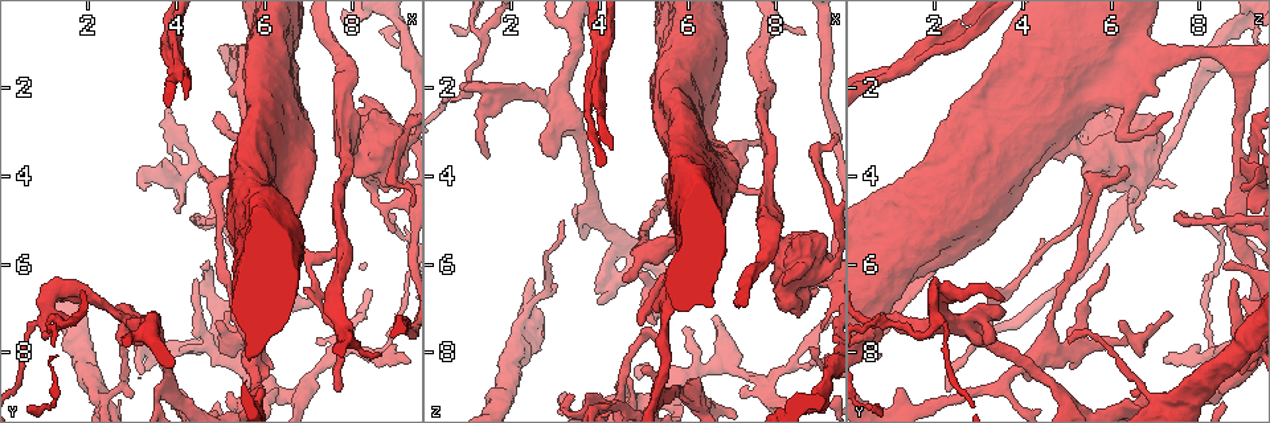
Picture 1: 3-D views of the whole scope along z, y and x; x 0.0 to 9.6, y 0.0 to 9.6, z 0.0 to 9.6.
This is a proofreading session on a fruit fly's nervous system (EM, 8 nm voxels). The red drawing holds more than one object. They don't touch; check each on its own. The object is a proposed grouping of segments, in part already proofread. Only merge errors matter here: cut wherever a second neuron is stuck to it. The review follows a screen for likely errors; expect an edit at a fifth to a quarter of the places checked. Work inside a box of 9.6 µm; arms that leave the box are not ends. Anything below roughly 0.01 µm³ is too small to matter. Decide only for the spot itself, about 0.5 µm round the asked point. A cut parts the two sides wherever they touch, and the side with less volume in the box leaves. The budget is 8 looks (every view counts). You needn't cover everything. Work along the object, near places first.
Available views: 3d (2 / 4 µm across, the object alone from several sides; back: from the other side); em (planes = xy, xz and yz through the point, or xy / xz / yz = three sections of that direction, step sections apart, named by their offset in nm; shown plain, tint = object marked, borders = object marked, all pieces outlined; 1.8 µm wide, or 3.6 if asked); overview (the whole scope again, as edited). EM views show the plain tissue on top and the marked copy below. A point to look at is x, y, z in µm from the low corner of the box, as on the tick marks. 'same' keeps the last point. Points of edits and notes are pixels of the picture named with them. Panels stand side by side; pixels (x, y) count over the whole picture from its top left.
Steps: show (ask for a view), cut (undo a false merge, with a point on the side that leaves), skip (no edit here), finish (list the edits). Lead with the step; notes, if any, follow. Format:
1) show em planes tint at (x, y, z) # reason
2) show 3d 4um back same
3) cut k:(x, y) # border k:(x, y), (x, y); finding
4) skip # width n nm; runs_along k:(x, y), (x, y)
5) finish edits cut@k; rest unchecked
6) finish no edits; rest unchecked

show 3d 4um at (4.05, 1.45, 1.55) # looks like a crossing

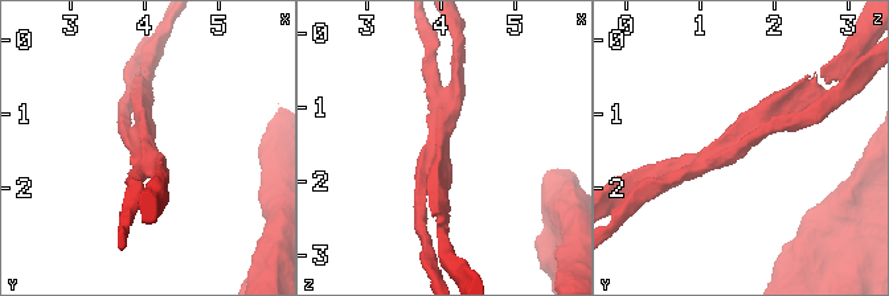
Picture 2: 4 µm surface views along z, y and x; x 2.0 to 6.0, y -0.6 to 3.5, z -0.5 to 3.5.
show em yz step 4 borders at (4.00, 1.40, 1.55) # arms 4

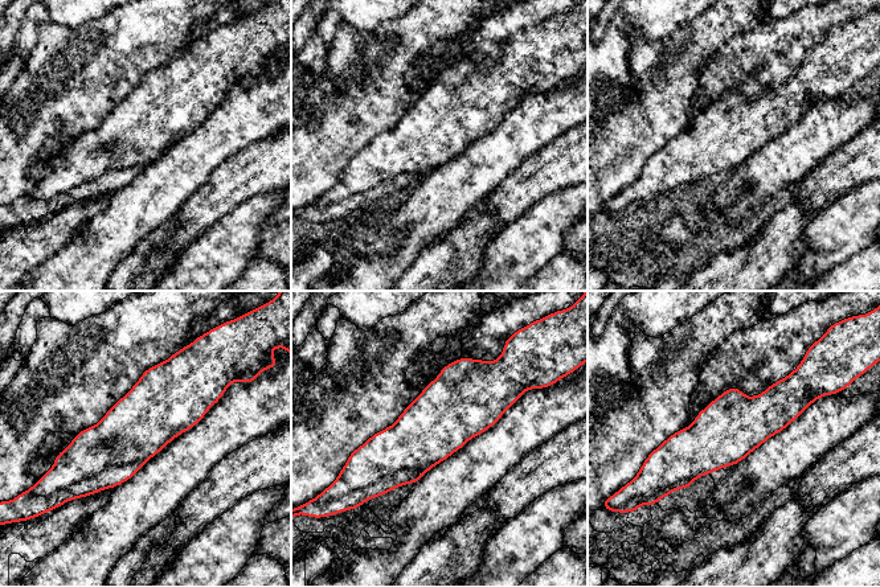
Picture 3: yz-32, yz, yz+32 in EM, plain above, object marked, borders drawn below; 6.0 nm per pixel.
cut 3:(111, 476) # border 3:(147, 459), (107, 464), (66, 489); a second neuron is stuck on

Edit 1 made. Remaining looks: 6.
show overview # redraw

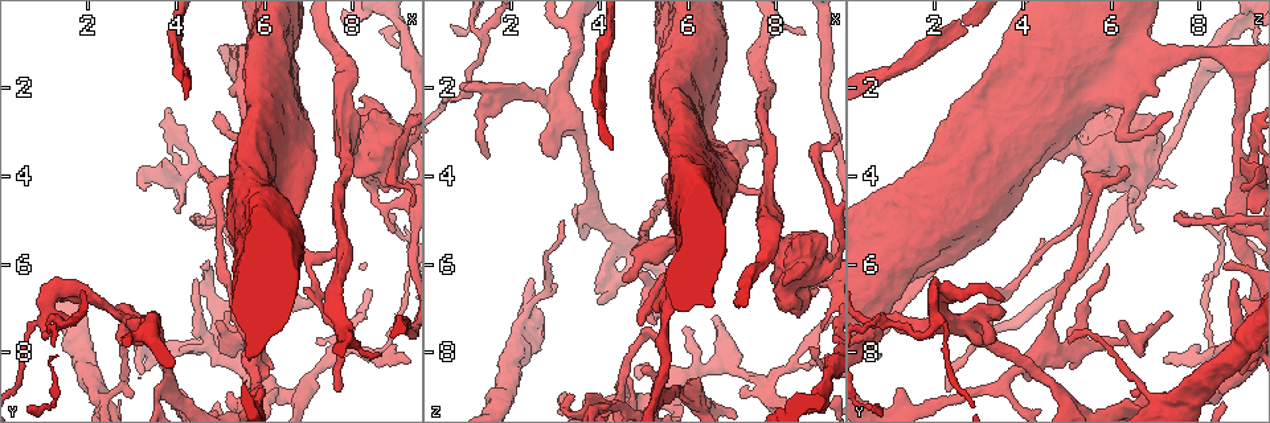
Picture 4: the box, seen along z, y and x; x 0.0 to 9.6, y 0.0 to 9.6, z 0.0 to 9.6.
show 3d 4um at (5.15, 5.00, 7.60) # abrupt turn

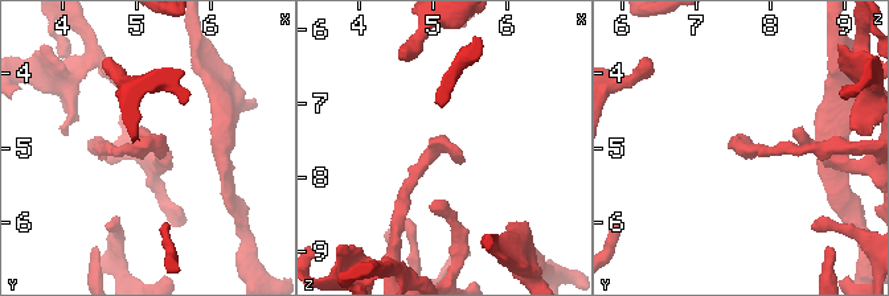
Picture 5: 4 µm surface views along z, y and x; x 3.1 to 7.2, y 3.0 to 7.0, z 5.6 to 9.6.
show em planes tint at (5.15, 5.00, 7.55)

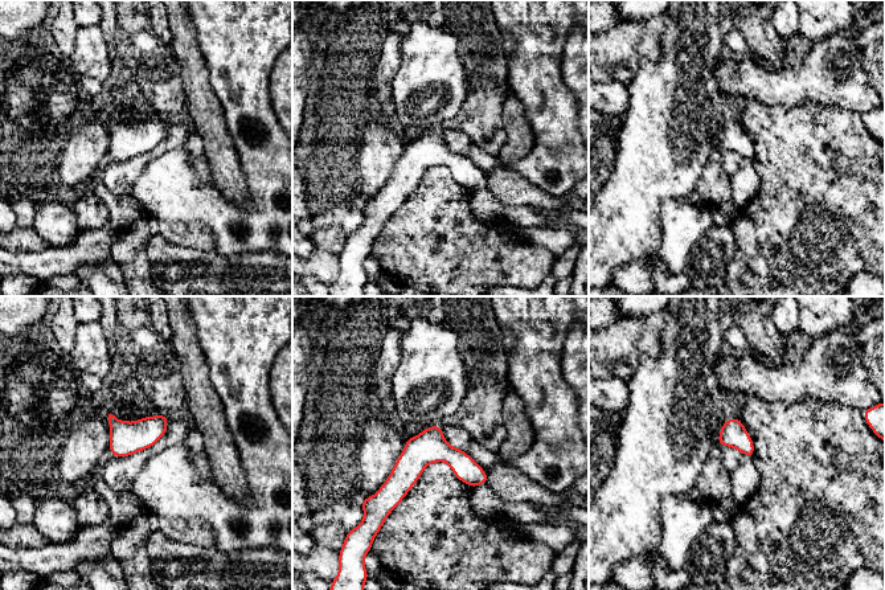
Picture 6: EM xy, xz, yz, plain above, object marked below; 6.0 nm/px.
skip # runs_along 6:(484, 478), (423, 455), (380, 495); all the same neuron

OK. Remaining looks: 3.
show 3d 4um at (8.50, 4.10, 6.65) # thick turns thin

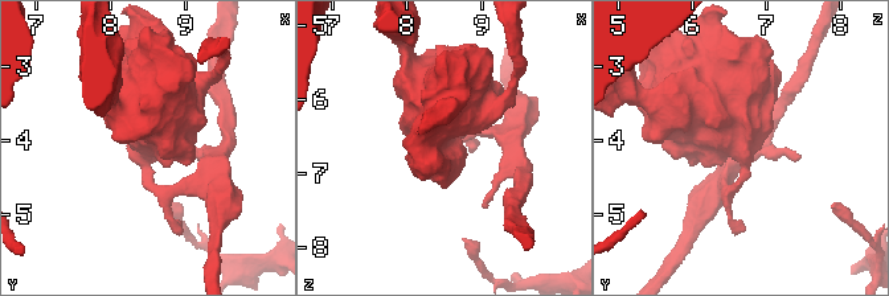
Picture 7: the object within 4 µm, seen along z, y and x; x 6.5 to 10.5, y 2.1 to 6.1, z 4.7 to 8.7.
show em 3.6um planes tint at (8.50, 4.10, 6.70)

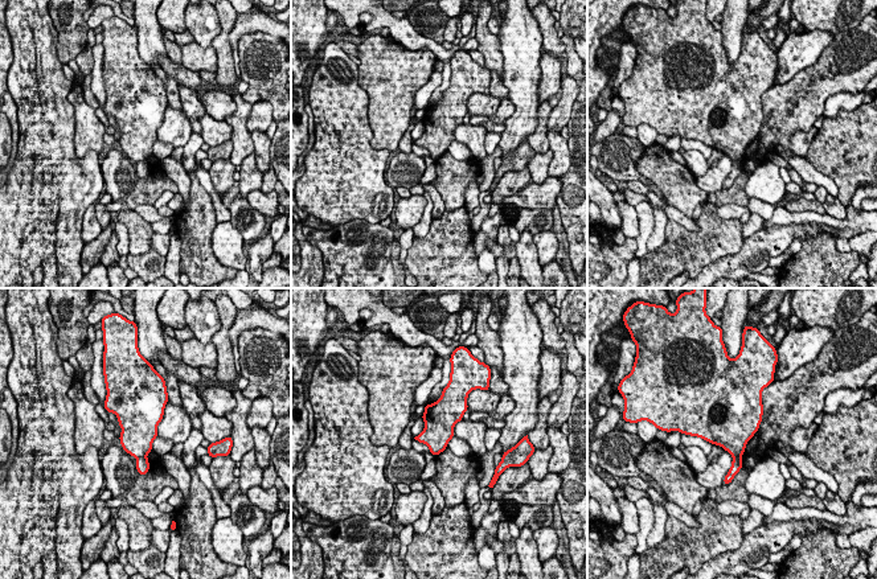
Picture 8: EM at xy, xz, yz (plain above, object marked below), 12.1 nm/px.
cut 8:(142, 464) # width 360 nm; border 8:(146, 455), (136, 459); a second neuron is stuck on

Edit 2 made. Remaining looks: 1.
finish edits cut@3, cut@8; rest unchecked

